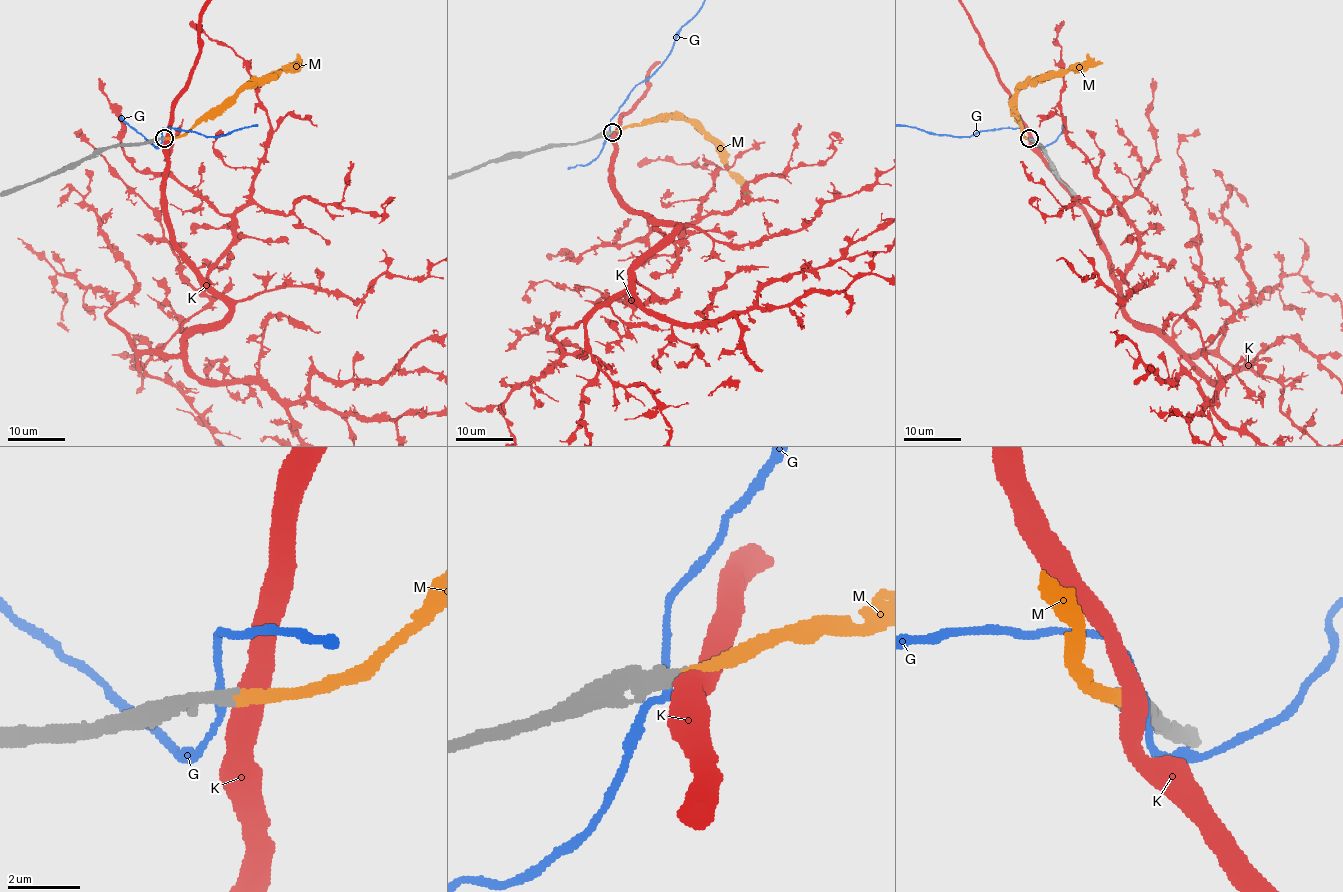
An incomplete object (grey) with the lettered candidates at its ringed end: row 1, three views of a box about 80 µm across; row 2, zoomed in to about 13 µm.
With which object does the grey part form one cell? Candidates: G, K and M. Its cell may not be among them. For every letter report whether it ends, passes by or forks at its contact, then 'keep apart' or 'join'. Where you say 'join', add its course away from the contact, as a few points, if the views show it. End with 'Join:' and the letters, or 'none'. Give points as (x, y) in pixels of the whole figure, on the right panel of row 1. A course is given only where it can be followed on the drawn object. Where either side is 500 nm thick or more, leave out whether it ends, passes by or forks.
G: keep apart
K: keep apart
M: it ends there; join; it runs (1029, 139), (1023, 134), (1014, 97), (1022, 88), (1039, 78), (1061, 77), (1082, 65), (1102, 62)
Join: M

